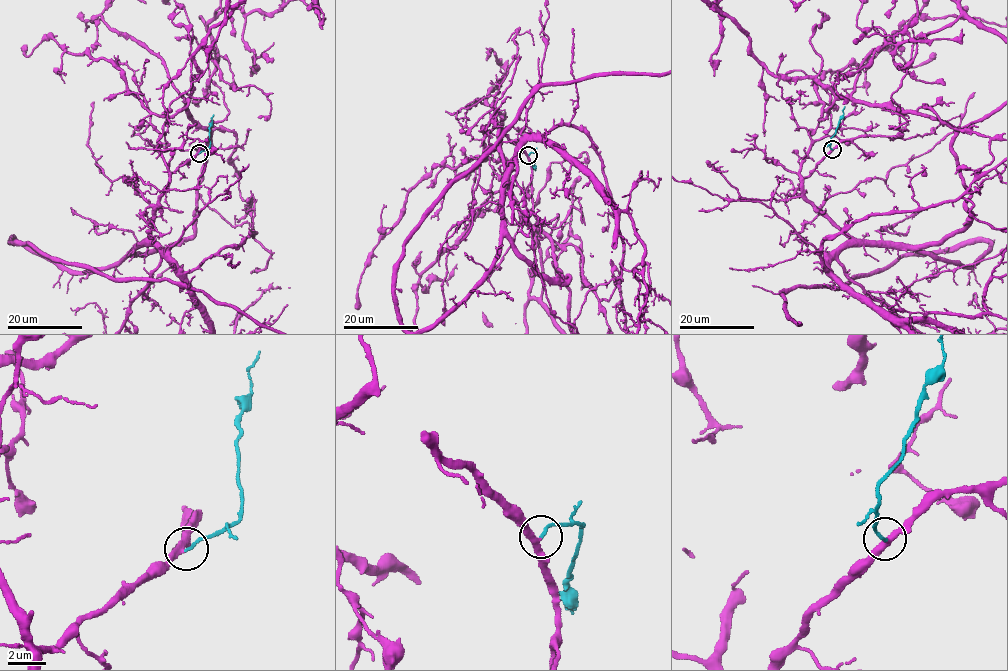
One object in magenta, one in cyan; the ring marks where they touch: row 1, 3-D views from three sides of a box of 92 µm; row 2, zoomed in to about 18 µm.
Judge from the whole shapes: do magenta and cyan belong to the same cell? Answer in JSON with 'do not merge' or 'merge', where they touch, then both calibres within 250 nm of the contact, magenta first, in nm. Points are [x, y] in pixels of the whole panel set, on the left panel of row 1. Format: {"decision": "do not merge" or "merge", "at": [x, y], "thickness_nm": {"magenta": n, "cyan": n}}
{"decision": "merge", "at": [199, 153], "thickness_nm": {"magenta": 320, "cyan": 160}}

